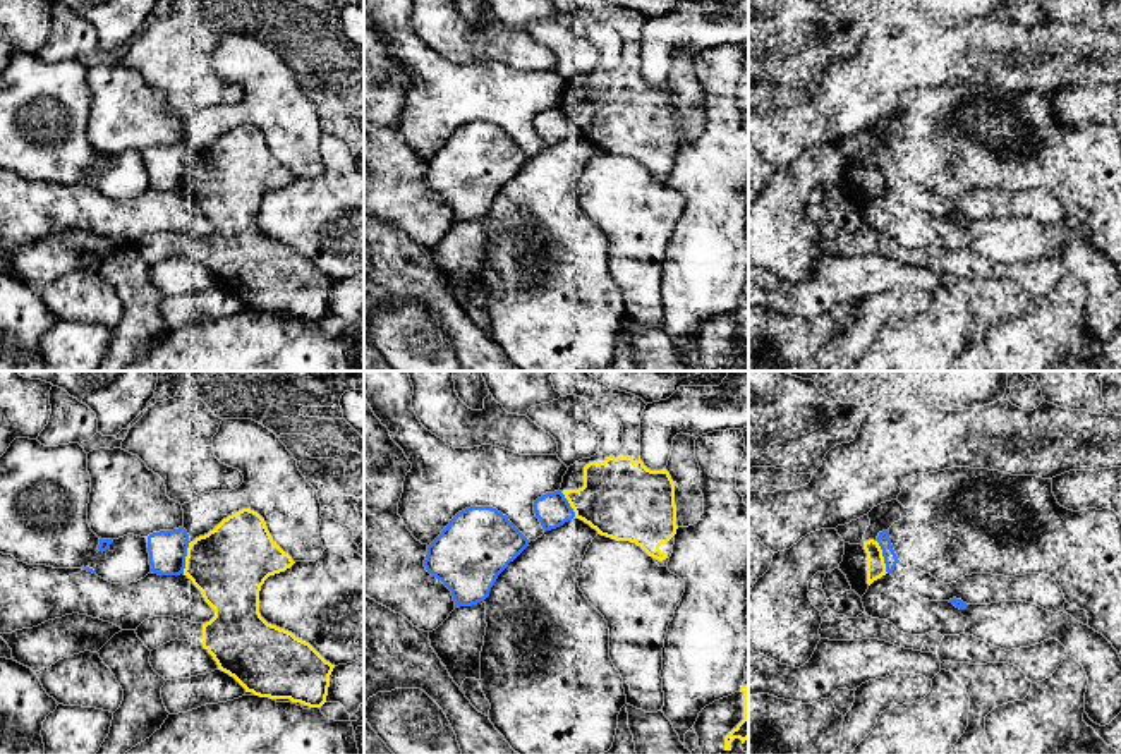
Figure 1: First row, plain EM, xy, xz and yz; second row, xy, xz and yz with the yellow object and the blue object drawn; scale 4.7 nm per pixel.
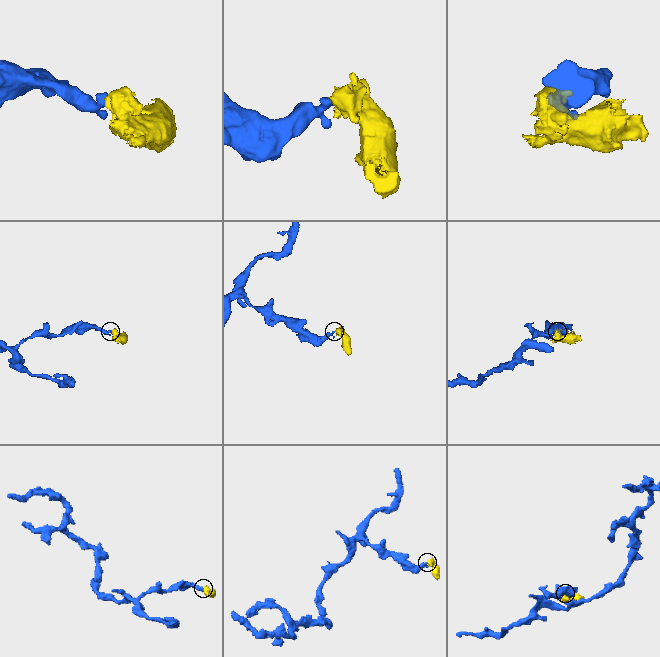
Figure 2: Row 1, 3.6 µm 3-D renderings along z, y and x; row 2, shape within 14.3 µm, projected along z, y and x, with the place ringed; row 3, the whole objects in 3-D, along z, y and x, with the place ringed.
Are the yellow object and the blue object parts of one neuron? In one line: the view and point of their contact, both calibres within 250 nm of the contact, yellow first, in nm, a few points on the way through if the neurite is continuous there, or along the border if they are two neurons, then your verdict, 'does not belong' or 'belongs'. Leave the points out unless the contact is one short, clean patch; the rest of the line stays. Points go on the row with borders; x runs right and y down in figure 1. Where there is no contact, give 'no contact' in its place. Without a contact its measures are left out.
contact yz (883, 557); calibres 90 and 60 nm; does not belong

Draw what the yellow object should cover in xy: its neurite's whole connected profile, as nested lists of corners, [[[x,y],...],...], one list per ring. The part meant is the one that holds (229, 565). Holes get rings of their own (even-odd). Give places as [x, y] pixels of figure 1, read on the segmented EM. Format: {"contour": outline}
{"contour": [[[242,508],[208,534],[196,538],[187,548],[184,575],[201,591],[204,601],[215,610],[215,617],[206,623],[153,617],[144,620],[136,634],[149,651],[175,639],[203,646],[216,661],[218,670],[233,677],[245,692],[321,708],[326,702],[335,665],[309,642],[268,623],[259,613],[259,591],[264,581],[294,563],[292,556],[273,541],[264,519],[251,508]]]}

